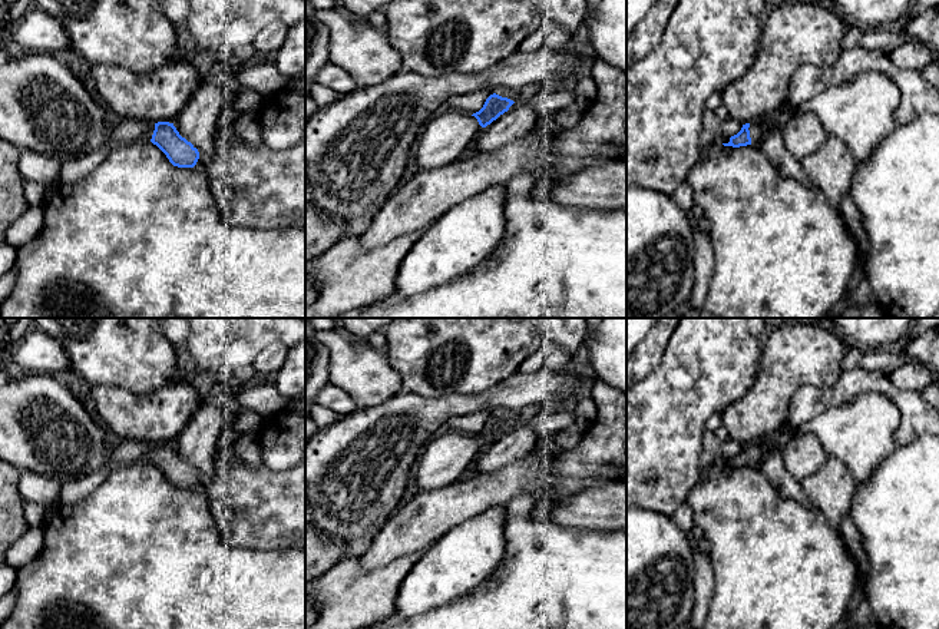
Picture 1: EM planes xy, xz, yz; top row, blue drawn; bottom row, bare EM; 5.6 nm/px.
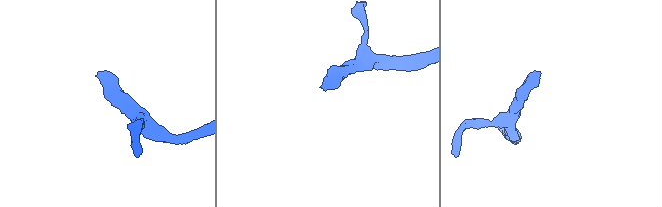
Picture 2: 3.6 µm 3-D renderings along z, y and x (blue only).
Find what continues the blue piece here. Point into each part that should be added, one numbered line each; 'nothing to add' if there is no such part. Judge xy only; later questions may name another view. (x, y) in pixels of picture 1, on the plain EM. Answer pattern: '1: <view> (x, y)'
1: xy (129, 452)

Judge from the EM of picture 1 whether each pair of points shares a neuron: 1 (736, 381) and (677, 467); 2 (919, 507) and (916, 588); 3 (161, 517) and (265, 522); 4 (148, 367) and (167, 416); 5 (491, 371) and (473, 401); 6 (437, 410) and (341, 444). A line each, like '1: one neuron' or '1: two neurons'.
1: one neuron
2: one neuron
3: two neurons
4: two neurons
5: two neurons
6: one neuron

